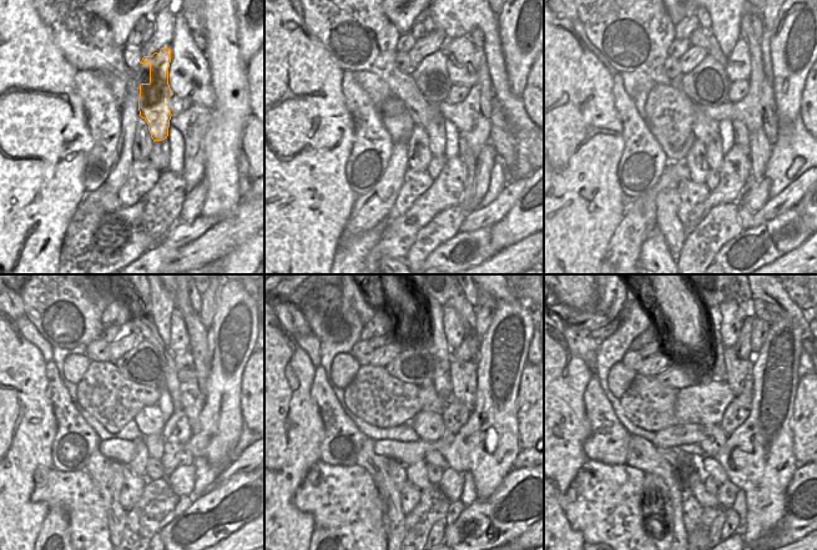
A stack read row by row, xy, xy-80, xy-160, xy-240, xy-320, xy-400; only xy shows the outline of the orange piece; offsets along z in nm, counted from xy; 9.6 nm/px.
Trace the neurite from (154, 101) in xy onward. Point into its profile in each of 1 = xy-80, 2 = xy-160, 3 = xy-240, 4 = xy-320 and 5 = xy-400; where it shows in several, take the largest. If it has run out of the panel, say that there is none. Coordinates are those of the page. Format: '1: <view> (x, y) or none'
1: xy-80 (435, 130)
2: xy-160 (715, 155)
3: xy-240 (155, 443)
4: xy-320 (432, 458)
5: xy-400 (709, 465)

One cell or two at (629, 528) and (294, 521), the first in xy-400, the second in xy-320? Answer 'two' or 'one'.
two

